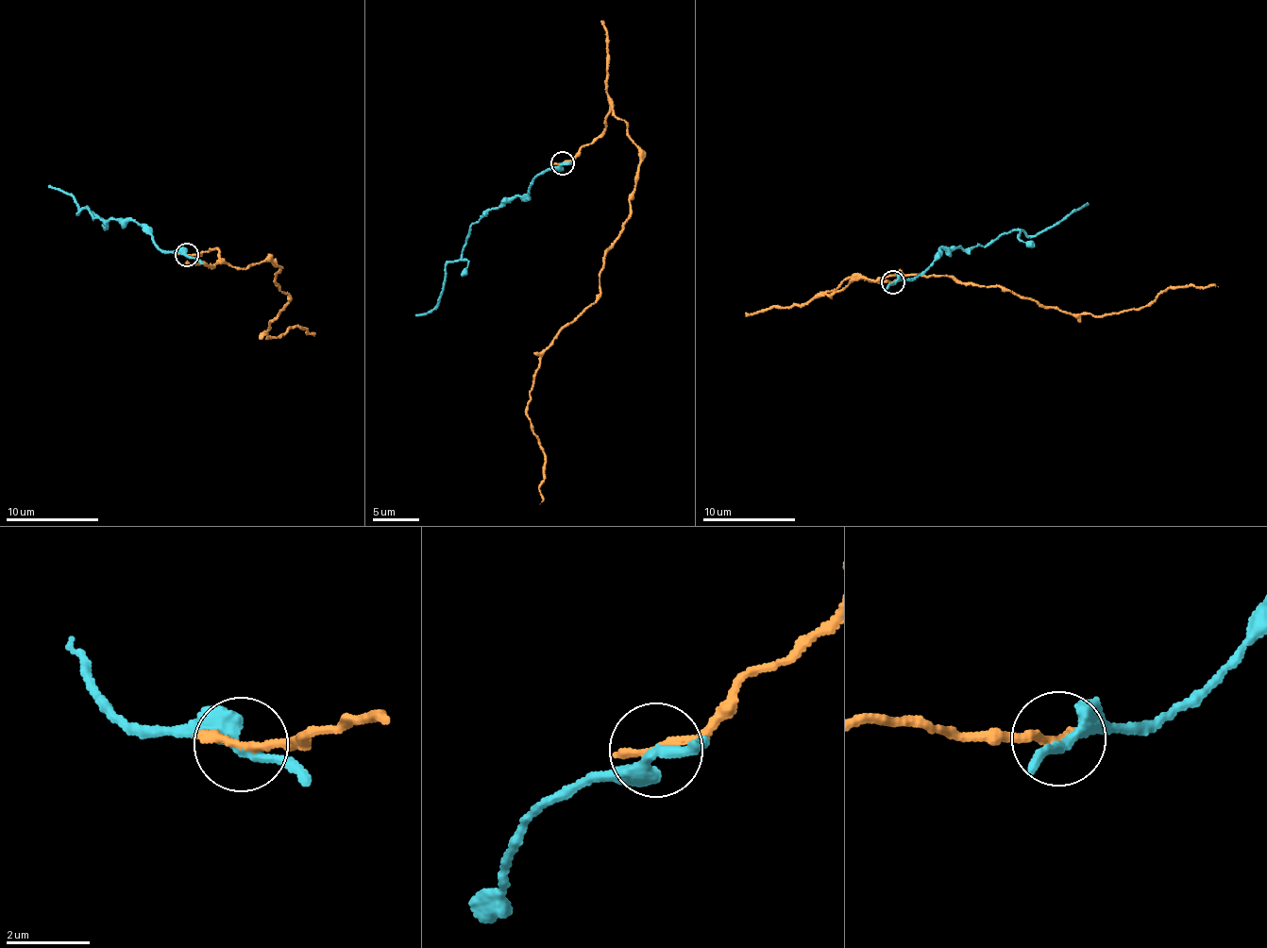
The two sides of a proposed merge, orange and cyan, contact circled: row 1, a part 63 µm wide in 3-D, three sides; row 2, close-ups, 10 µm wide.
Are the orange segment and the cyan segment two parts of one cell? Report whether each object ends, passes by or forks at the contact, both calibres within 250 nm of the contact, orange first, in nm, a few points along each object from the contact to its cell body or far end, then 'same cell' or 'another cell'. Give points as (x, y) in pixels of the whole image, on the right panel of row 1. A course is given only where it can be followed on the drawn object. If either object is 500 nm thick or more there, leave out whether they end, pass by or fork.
orange ends | cyan passes by | 240/240 nm | orange via (892, 281), (849, 279), (825, 296), (853, 279), (946, 275), (1094, 315), (1153, 304), (1169, 287), (1217, 287) | cyan via (894, 281), (913, 279), (933, 262), (940, 249), (983, 246), (1016, 229), (1030, 236), (1049, 228), (1088, 202) | another cell

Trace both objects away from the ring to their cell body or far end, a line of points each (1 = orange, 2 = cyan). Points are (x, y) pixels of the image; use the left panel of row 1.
1: (186, 254), (217, 249), (244, 269), (274, 262), (290, 296), (266, 336), (298, 326), (314, 336)
2: (187, 254), (161, 250), (133, 221), (93, 219), (88, 207), (76, 213), (80, 210), (69, 194), (49, 184)

